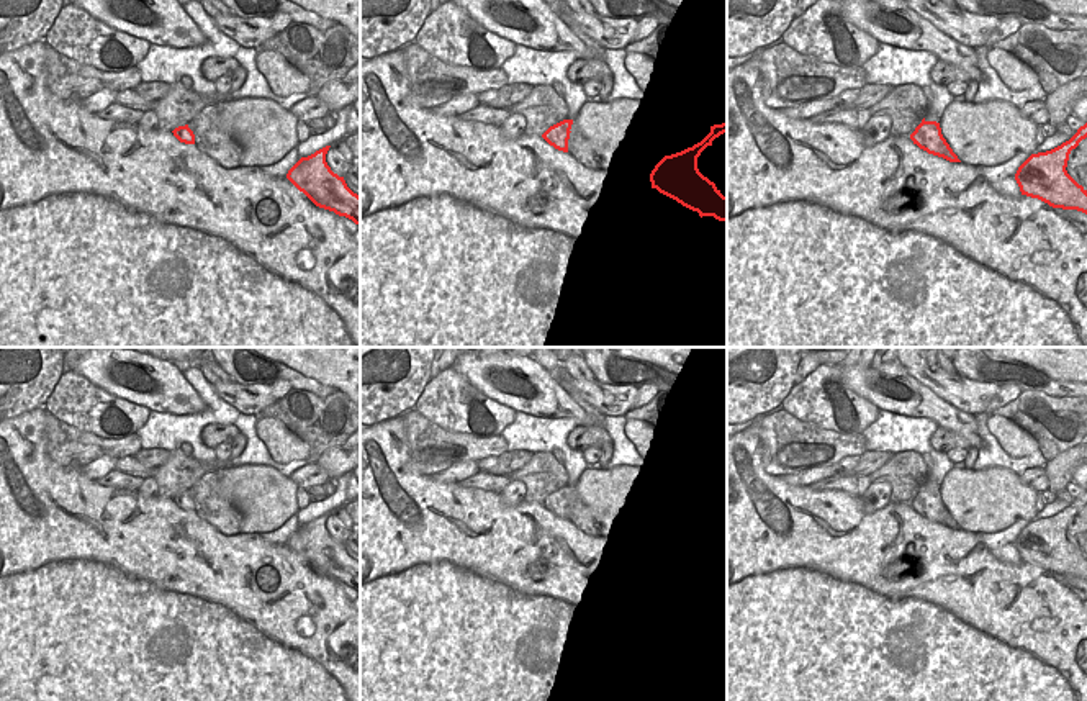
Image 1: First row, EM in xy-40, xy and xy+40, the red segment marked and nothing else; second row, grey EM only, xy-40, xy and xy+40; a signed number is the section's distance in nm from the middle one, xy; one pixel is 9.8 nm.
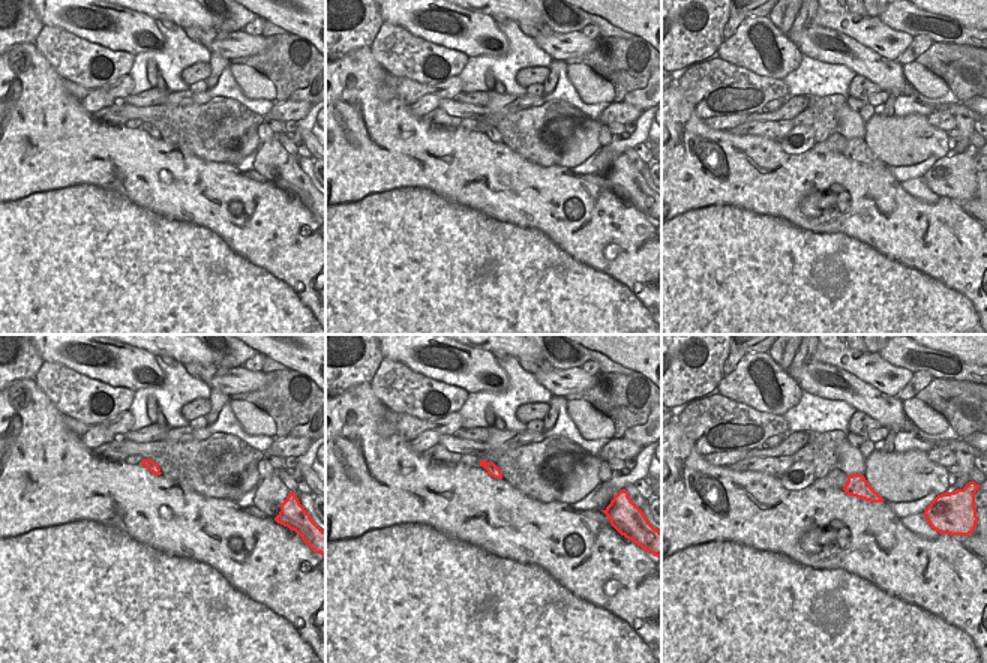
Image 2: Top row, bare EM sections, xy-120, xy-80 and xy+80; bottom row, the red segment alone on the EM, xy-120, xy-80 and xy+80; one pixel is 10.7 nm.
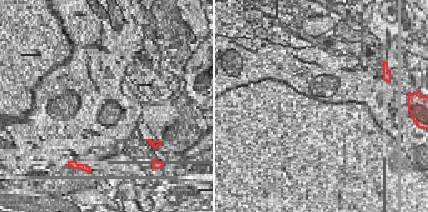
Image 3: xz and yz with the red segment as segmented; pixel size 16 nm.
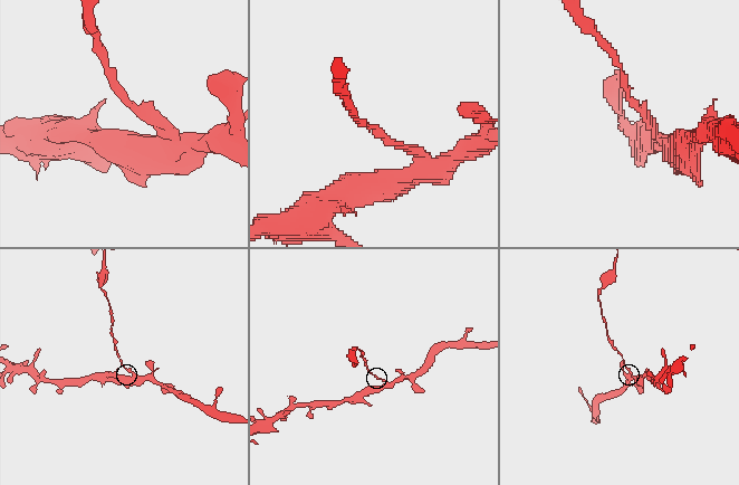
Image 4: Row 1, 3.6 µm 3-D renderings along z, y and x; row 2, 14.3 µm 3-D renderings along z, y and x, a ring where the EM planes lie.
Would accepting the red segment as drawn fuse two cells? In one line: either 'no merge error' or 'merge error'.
merge error

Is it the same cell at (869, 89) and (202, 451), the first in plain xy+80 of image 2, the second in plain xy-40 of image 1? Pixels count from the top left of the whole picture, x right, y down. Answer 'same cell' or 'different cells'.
different cells

